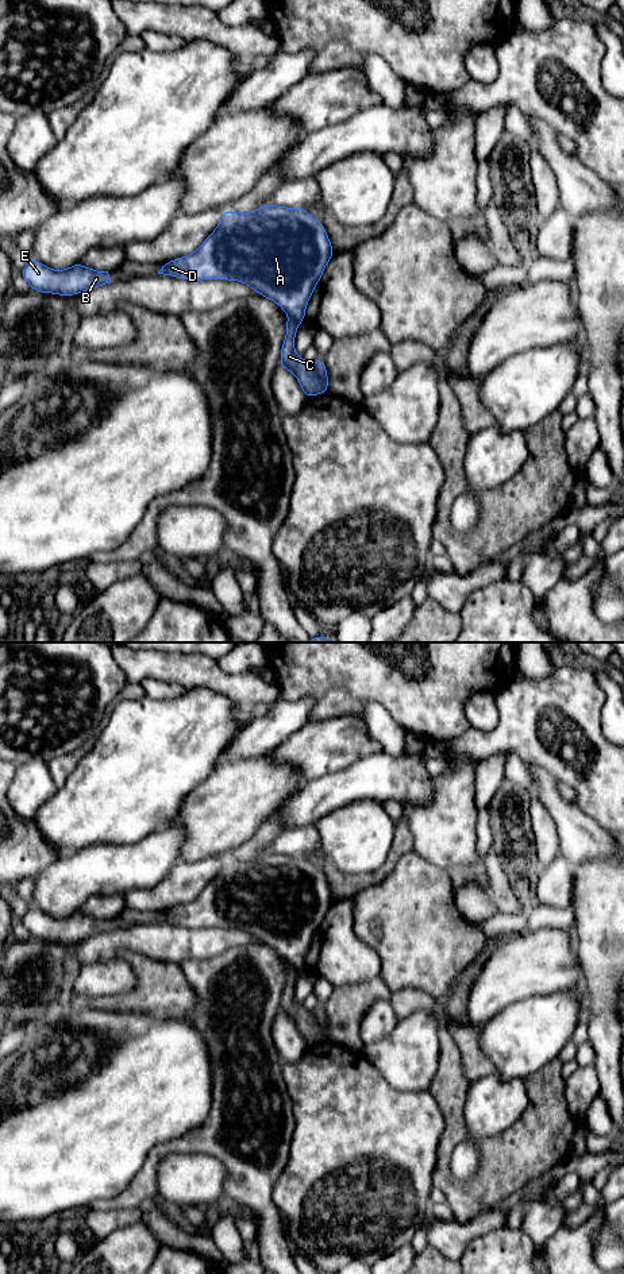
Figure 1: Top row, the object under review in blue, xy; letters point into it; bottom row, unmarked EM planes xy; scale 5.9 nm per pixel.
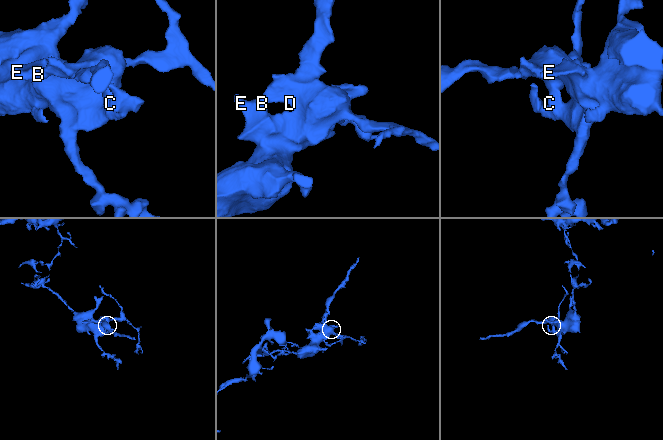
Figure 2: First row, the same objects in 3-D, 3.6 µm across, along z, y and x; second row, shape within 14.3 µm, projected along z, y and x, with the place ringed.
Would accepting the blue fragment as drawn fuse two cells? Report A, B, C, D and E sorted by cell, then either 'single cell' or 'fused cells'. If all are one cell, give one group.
A B D E / C; fused cells

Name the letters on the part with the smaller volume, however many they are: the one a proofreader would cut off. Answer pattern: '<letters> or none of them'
C

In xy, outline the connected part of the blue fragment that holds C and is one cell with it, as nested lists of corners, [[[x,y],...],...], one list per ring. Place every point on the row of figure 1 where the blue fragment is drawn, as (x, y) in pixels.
[[[289,317],[286,320],[286,335],[281,348],[280,366],[284,370],[294,372],[301,391],[307,394],[308,398],[312,398],[317,394],[327,393],[328,383],[321,381],[313,364],[305,362],[303,356],[294,352],[297,328],[298,323]]]

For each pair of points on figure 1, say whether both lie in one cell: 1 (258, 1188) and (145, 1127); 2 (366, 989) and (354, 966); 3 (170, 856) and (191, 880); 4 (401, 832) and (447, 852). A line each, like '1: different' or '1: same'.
1: different
2: different
3: different
4: different

